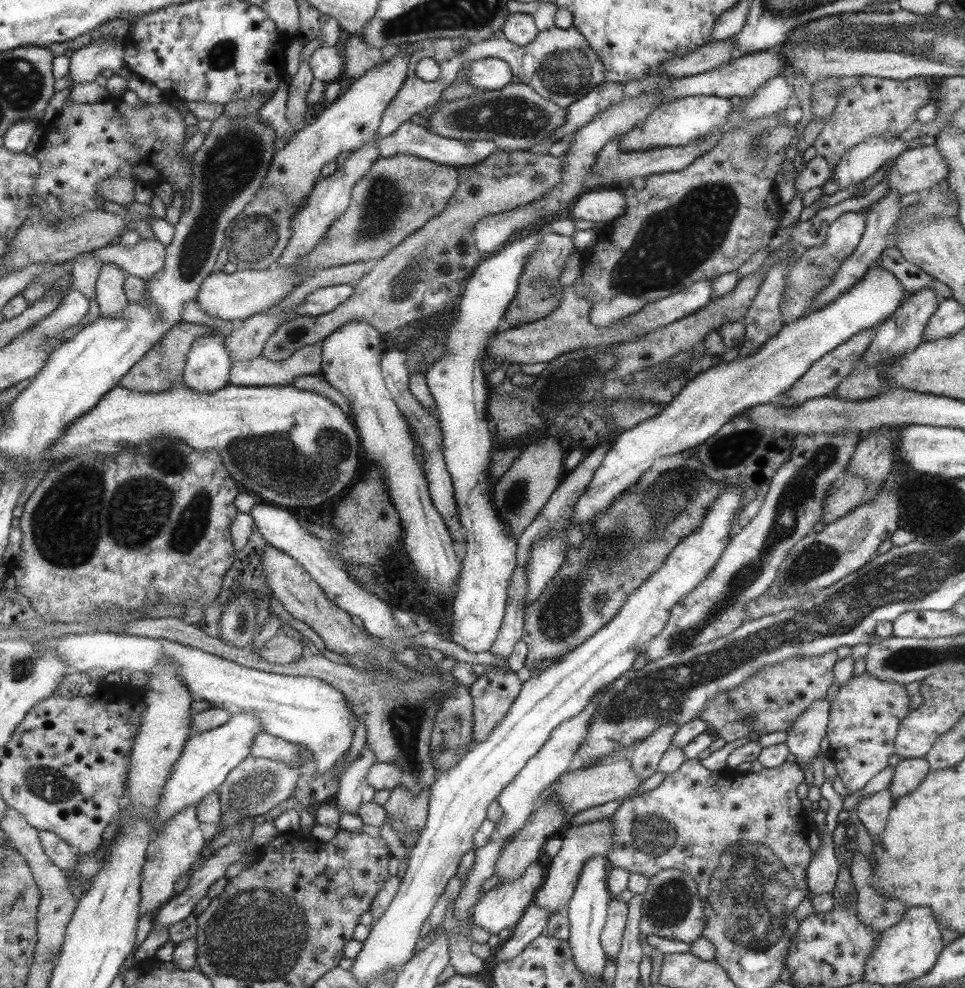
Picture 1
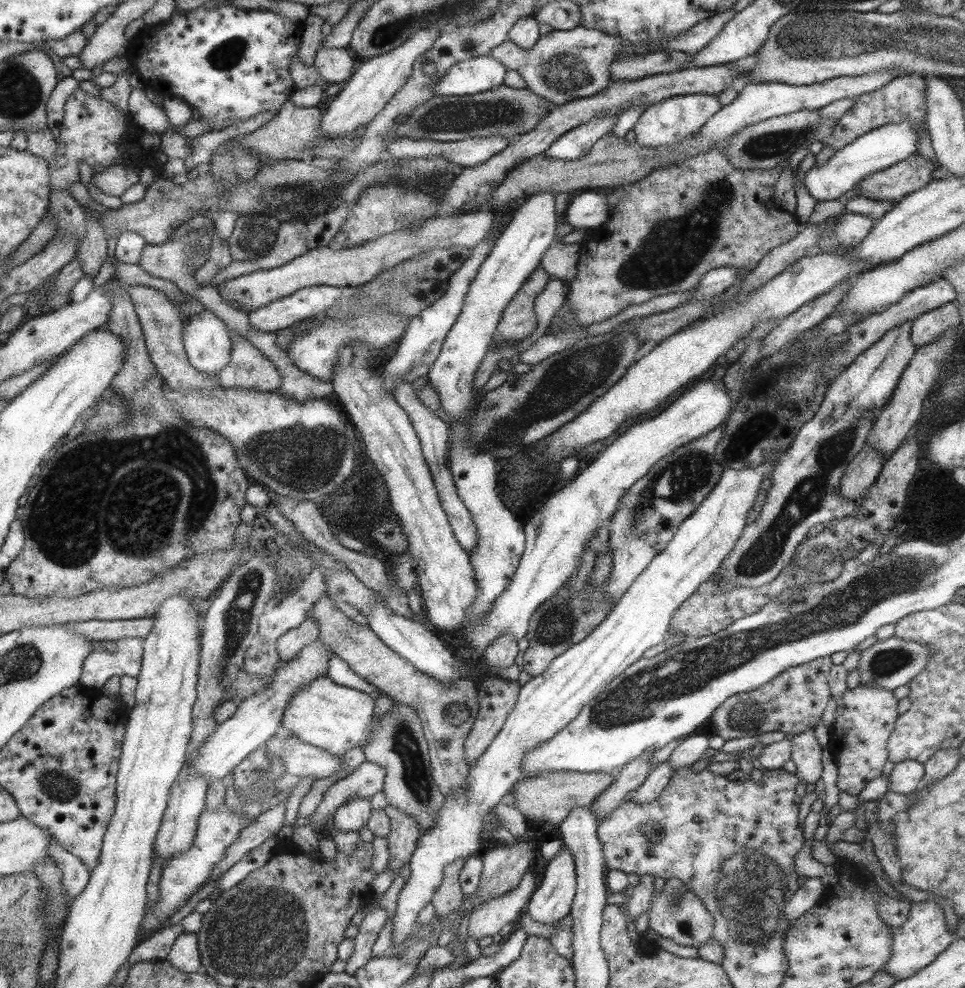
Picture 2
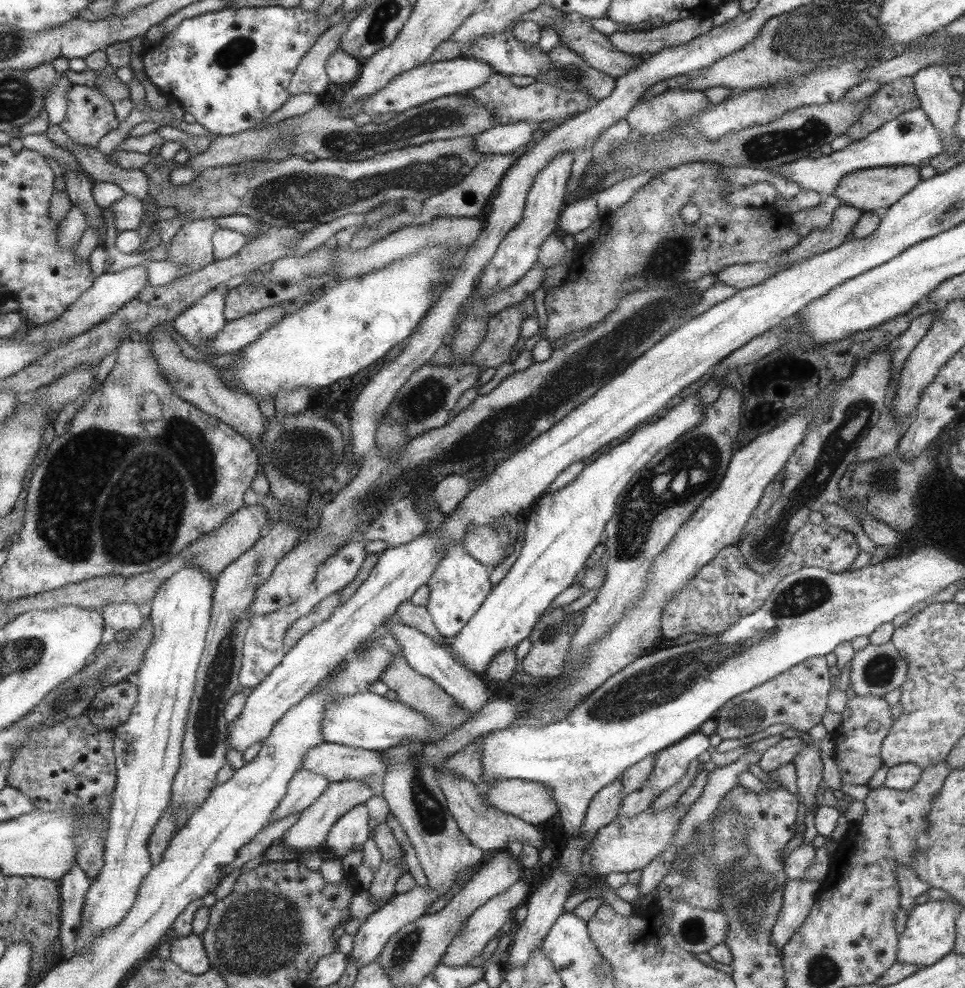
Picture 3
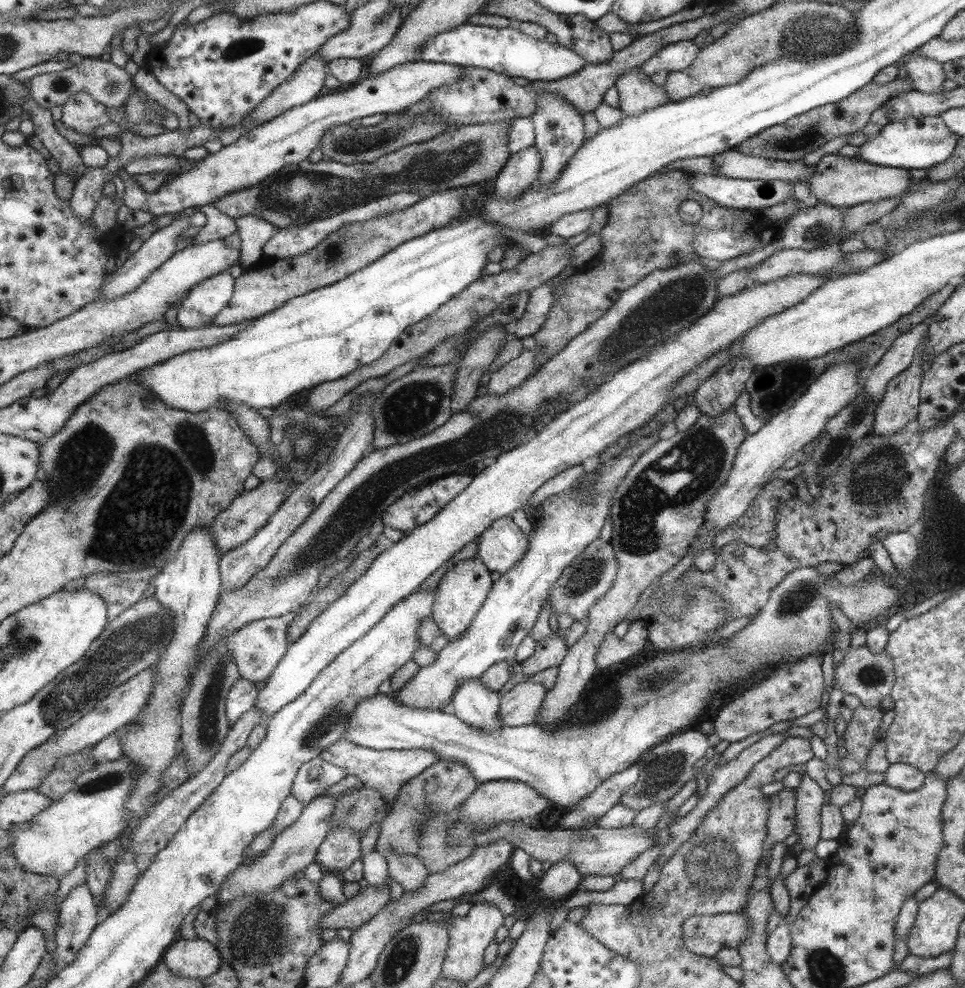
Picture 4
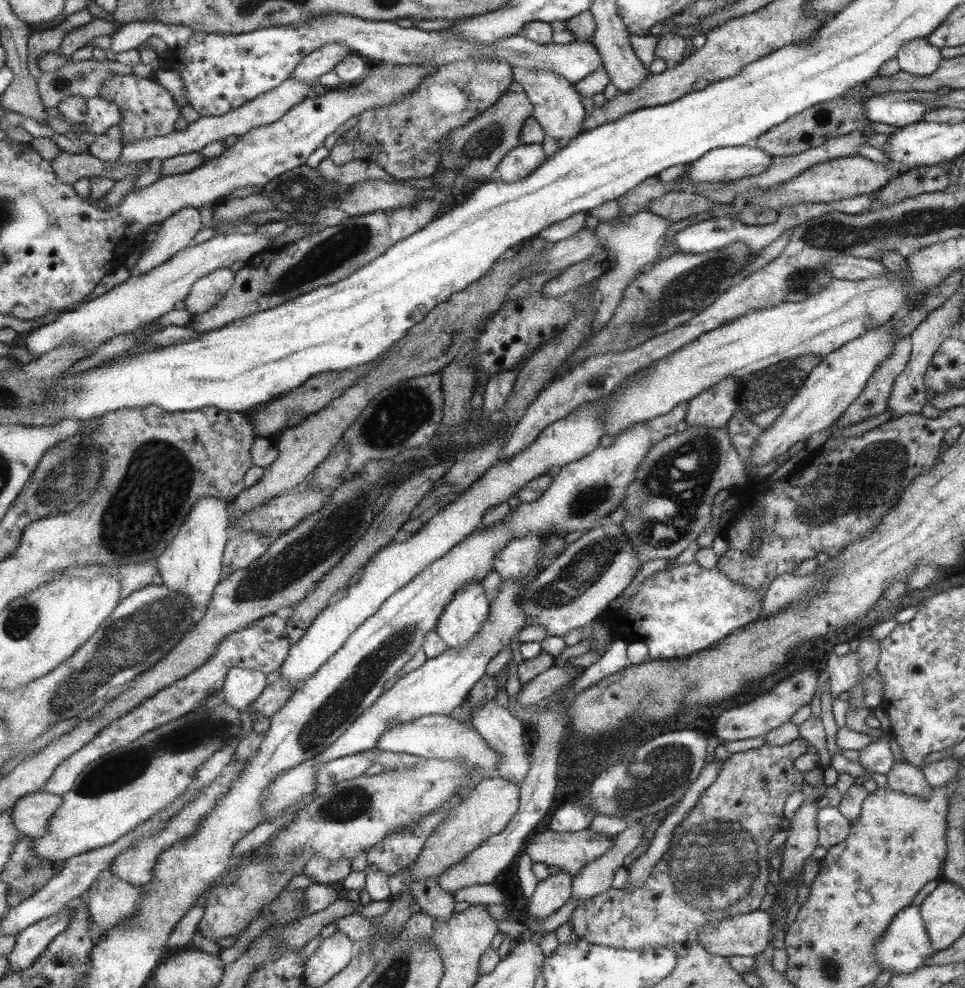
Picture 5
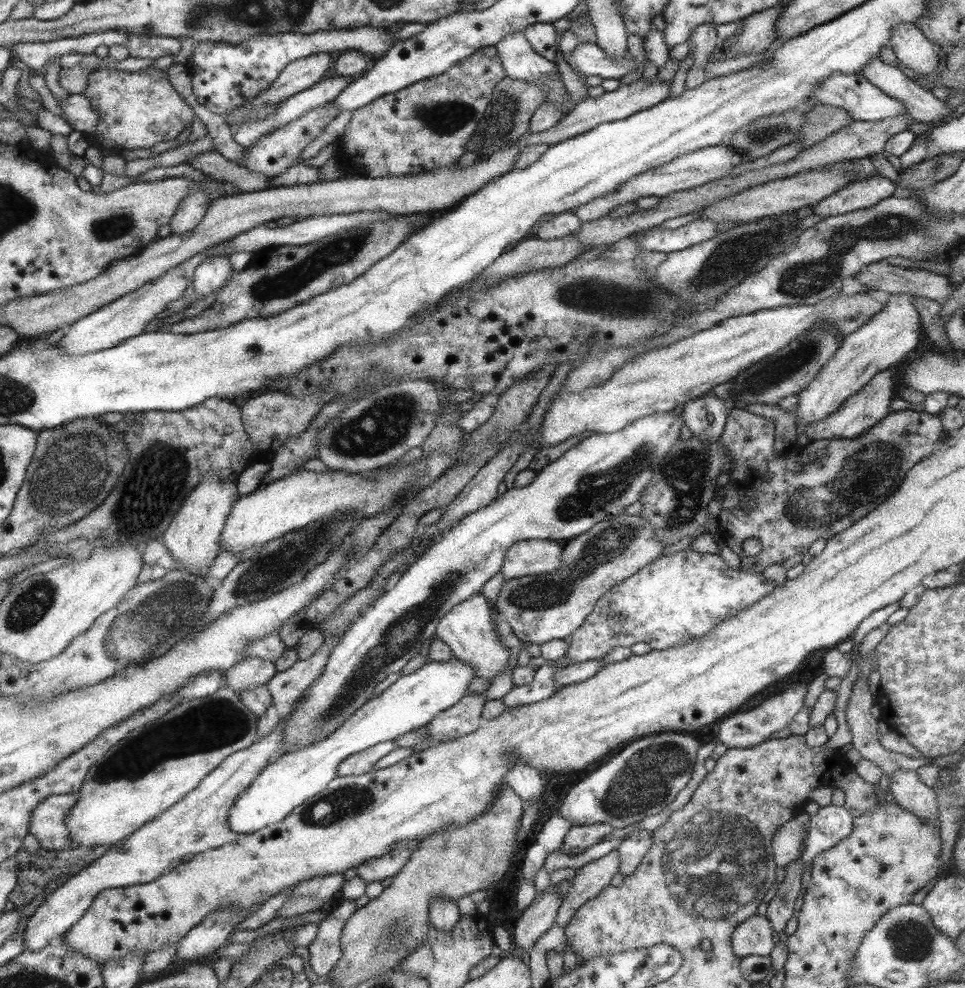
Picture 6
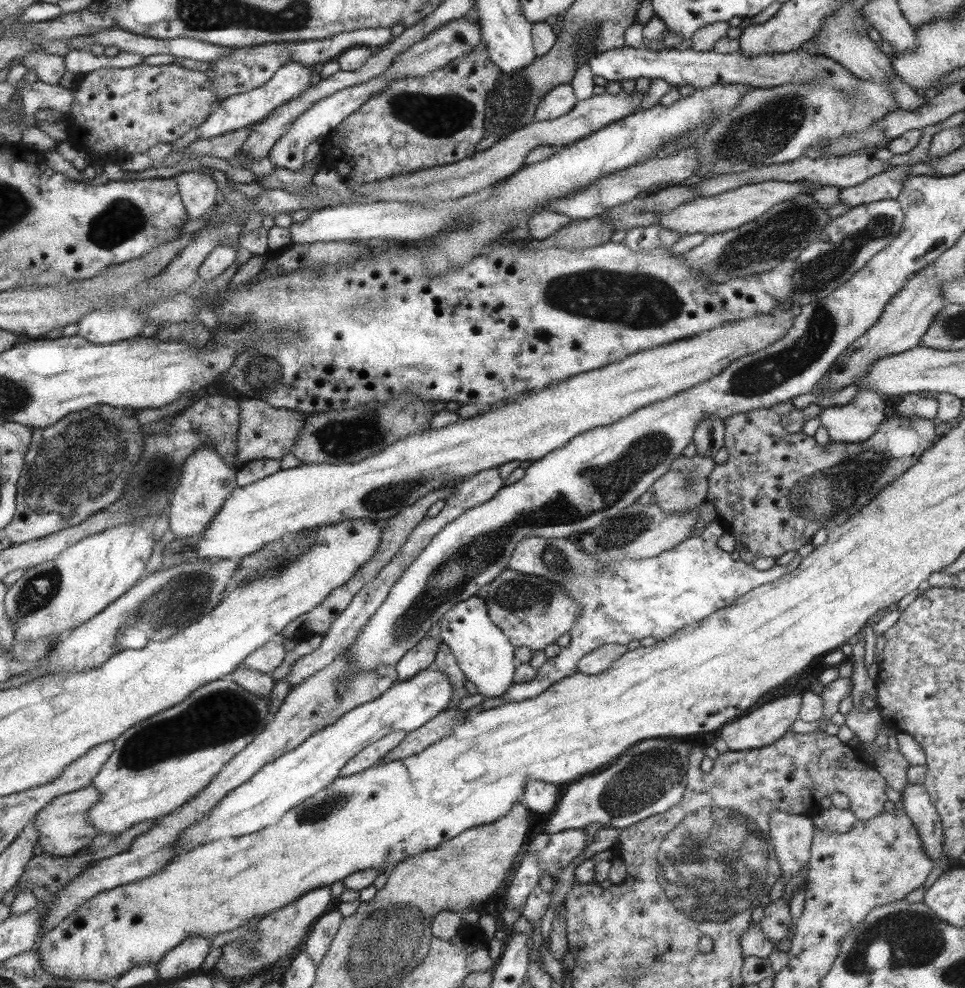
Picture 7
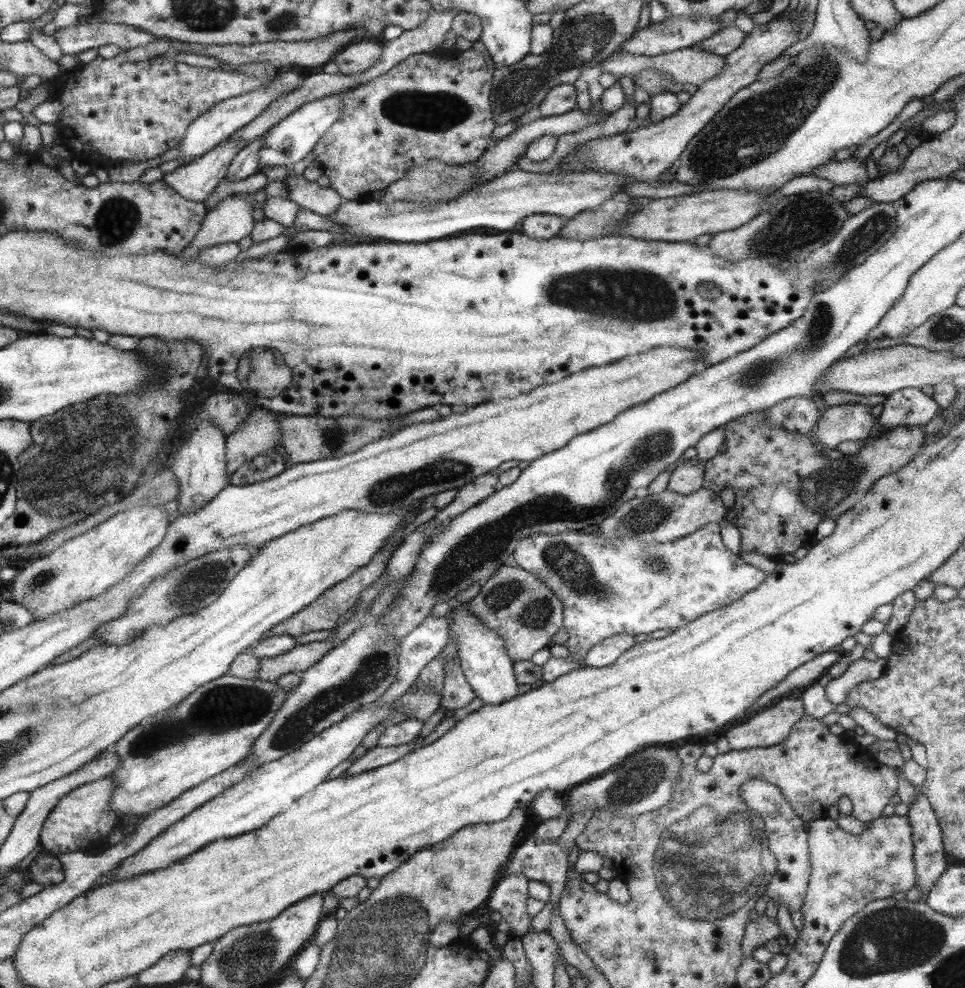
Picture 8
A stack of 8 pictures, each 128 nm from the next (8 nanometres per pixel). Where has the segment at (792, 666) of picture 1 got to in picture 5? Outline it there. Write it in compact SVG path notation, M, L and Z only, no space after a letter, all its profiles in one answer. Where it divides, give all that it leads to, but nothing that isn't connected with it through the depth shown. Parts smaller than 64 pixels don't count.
M813 667L801 669L797 674L793 674L791 678L783 680L781 684L777 684L775 688L771 688L767 694L757 696L753 701L747 702L745 706L739 708L731 708L725 710L717 722L715 722L715 734L719 739L724 741L738 741L748 738L756 738L768 735L770 731L780 727L781 724L787 723L787 720L801 708L807 705L811 700L811 694L817 688L817 676Z

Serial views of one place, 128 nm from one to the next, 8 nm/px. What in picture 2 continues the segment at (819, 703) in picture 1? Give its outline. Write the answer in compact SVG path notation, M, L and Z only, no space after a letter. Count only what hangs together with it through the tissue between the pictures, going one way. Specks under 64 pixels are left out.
M809 726L799 735L789 736L792 742L791 762L795 765L795 776L799 776L801 784L813 784L821 774L822 747L817 744L813 728Z

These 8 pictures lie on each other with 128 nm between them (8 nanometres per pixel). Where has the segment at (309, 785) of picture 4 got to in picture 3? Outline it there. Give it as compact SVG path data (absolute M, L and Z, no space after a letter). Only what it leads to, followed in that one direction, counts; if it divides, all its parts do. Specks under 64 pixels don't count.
M300 768L288 780L285 796L277 804L277 808L273 810L272 815L269 816L269 823L265 824L265 827L281 820L285 816L289 816L289 814L300 813L304 808L307 808L317 800L317 796L325 790L329 783L323 775Z

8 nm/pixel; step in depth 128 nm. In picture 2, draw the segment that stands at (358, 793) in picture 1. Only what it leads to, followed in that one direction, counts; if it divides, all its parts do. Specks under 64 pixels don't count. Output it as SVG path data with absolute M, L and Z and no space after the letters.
M361 796L361 798L351 798L346 802L341 802L341 806L335 808L333 816L330 818L333 826L341 832L354 832L365 825L371 810L371 796Z

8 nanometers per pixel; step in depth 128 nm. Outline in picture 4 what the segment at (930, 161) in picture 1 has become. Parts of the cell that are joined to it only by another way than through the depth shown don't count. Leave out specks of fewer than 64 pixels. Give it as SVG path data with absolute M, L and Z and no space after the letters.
M837 153L823 154L815 168L817 171L806 180L807 186L818 202L825 202L834 207L851 207L897 197L901 192L908 190L912 184L912 178L906 169L877 166L855 157L837 155Z

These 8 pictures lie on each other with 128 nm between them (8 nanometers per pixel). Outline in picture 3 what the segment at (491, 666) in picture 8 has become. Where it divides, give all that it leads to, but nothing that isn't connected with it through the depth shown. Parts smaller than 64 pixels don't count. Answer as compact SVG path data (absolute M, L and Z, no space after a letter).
M457 542L445 546L443 556L437 562L435 570L432 570L432 575L429 576L427 587L429 588L429 601L424 607L432 618L437 632L446 639L459 634L461 628L476 614L488 597L488 593L492 591L485 565L469 556L463 545Z

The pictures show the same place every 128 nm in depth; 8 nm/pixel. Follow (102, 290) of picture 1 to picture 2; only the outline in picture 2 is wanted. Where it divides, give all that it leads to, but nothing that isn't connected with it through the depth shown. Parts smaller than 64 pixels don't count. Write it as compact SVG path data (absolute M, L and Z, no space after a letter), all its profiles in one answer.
M116 277L110 278L107 283L111 287L113 294L113 312L109 316L109 322L106 325L111 332L115 332L117 336L121 336L125 340L125 366L121 369L121 374L117 375L116 382L113 382L112 391L125 398L125 419L121 423L117 423L111 429L103 429L103 431L84 431L78 437L60 444L61 448L57 450L57 454L51 456L49 464L43 468L43 474L39 478L39 482L35 484L35 488L29 494L29 504L25 506L25 514L21 516L22 524L26 533L26 543L21 554L5 569L5 580L9 580L12 585L12 594L25 596L29 599L37 597L57 597L57 598L78 598L89 592L96 592L103 588L130 588L149 582L149 579L157 577L161 571L168 570L169 567L177 566L177 563L185 562L185 559L193 555L201 555L207 551L215 549L225 550L233 547L236 542L235 533L240 523L240 511L245 506L245 494L249 480L248 474L237 463L236 450L224 436L219 435L211 429L201 427L201 429L189 425L181 413L177 413L173 403L165 399L161 392L161 375L155 372L149 355L145 348L145 341L140 329L140 324L134 311L134 306L126 293L121 290L119 280Z

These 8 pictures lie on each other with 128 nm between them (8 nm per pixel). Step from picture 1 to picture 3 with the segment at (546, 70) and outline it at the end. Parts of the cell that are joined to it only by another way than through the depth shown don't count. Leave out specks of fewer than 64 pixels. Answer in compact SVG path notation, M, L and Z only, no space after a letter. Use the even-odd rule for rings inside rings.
M693 17L651 28L649 31L613 32L606 38L618 52L649 56L663 48L686 44L689 40L710 31L712 27L711 18ZM559 42L548 51L549 71L535 76L535 81L557 84L565 91L589 91L592 102L607 98L613 90L614 83L605 73L596 72L587 66L574 51Z

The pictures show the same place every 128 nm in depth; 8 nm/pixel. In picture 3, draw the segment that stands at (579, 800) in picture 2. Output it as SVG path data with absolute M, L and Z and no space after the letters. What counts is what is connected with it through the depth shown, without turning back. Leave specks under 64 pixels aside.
M497 779L497 783L484 789L483 798L493 808L533 826L549 820L556 812L560 814L553 800L553 788L529 780Z

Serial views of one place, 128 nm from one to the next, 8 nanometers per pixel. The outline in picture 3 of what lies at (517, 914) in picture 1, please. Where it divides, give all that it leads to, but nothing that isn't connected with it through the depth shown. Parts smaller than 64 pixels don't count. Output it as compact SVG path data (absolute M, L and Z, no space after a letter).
M518 880L511 887L507 888L506 891L493 896L488 902L483 903L477 910L473 911L473 914L469 915L469 918L465 921L465 926L462 926L452 939L452 943L448 945L442 960L440 960L440 964L451 967L463 967L479 961L479 956L482 954L482 950L487 945L487 942L495 937L497 930L501 928L501 924L509 918L513 908L519 906L519 902L525 898L525 894L527 894L527 886L525 886L523 880Z

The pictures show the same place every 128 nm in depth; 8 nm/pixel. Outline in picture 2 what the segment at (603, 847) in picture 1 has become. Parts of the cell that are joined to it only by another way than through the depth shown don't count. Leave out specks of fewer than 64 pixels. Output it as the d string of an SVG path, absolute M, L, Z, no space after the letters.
M563 846L550 858L540 887L529 899L527 914L541 924L553 924L568 914L576 891L575 860Z

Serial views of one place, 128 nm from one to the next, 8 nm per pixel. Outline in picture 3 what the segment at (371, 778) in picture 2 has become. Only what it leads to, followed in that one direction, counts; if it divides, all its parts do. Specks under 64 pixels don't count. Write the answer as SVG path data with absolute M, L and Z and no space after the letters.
M363 780L330 782L325 787L325 790L317 796L317 800L299 813L297 822L285 831L285 834L279 839L278 843L283 844L283 846L289 846L295 852L295 856L297 856L293 860L301 862L307 856L309 848L323 846L329 828L333 826L333 823L339 816L345 814L347 810L357 806L357 804L364 804L372 796L373 788L371 788L371 784L365 784Z

